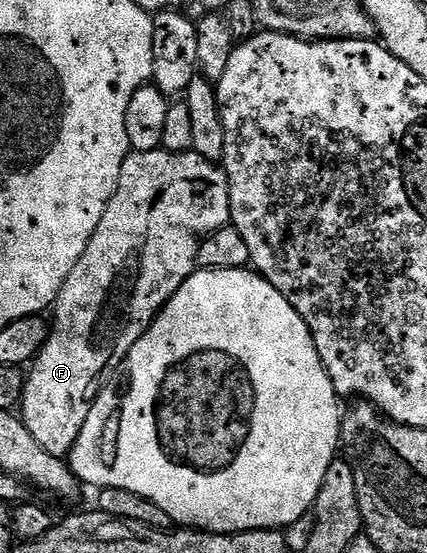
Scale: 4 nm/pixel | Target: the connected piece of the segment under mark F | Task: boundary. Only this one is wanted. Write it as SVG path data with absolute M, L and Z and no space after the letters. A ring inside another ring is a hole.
M164 148L151 152L131 152L126 156L123 168L119 172L117 190L111 196L111 200L107 204L107 212L103 212L103 220L99 220L99 228L95 228L83 256L79 256L79 264L75 264L75 268L71 268L71 276L67 276L67 280L59 292L55 309L52 311L52 314L54 314L53 318L51 317L49 339L41 353L33 359L31 363L33 371L30 369L25 379L25 395L21 397L19 417L24 422L27 432L31 432L31 436L35 436L37 443L41 447L47 448L47 452L51 452L56 458L64 459L68 459L69 455L73 453L75 444L79 440L79 432L83 432L83 424L87 424L87 416L91 412L93 401L97 399L98 394L103 389L103 383L106 381L104 378L113 369L114 373L122 365L123 359L129 355L131 348L135 348L137 341L145 335L147 328L153 323L153 319L161 313L165 303L198 269L197 257L199 256L201 242L208 234L213 234L216 230L222 230L225 226L230 225L230 212L229 178L218 163L192 152L176 154Z

